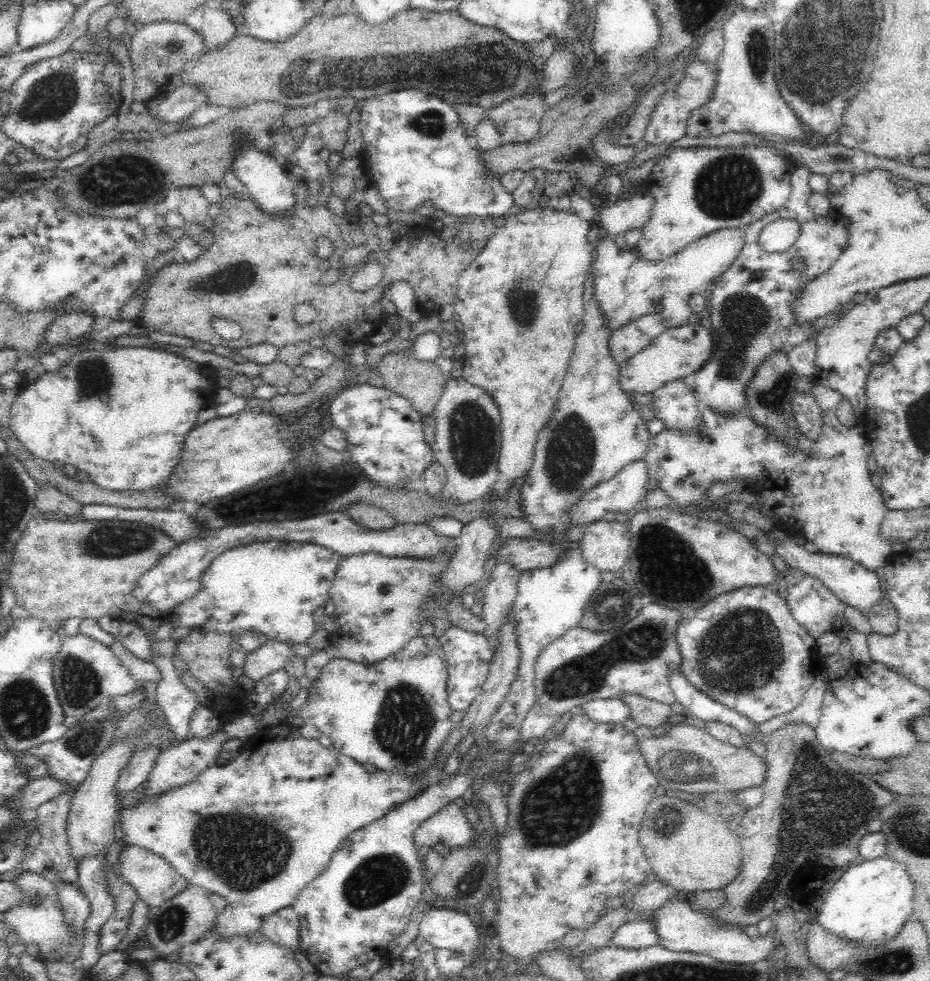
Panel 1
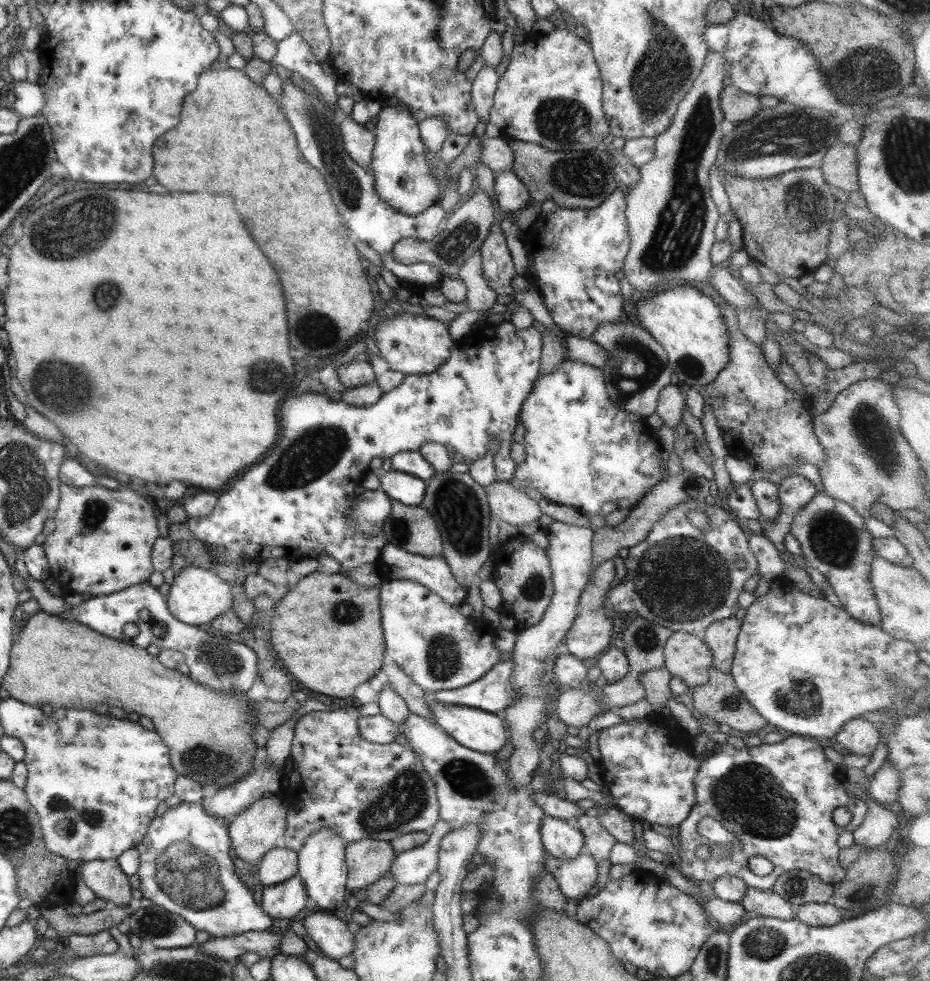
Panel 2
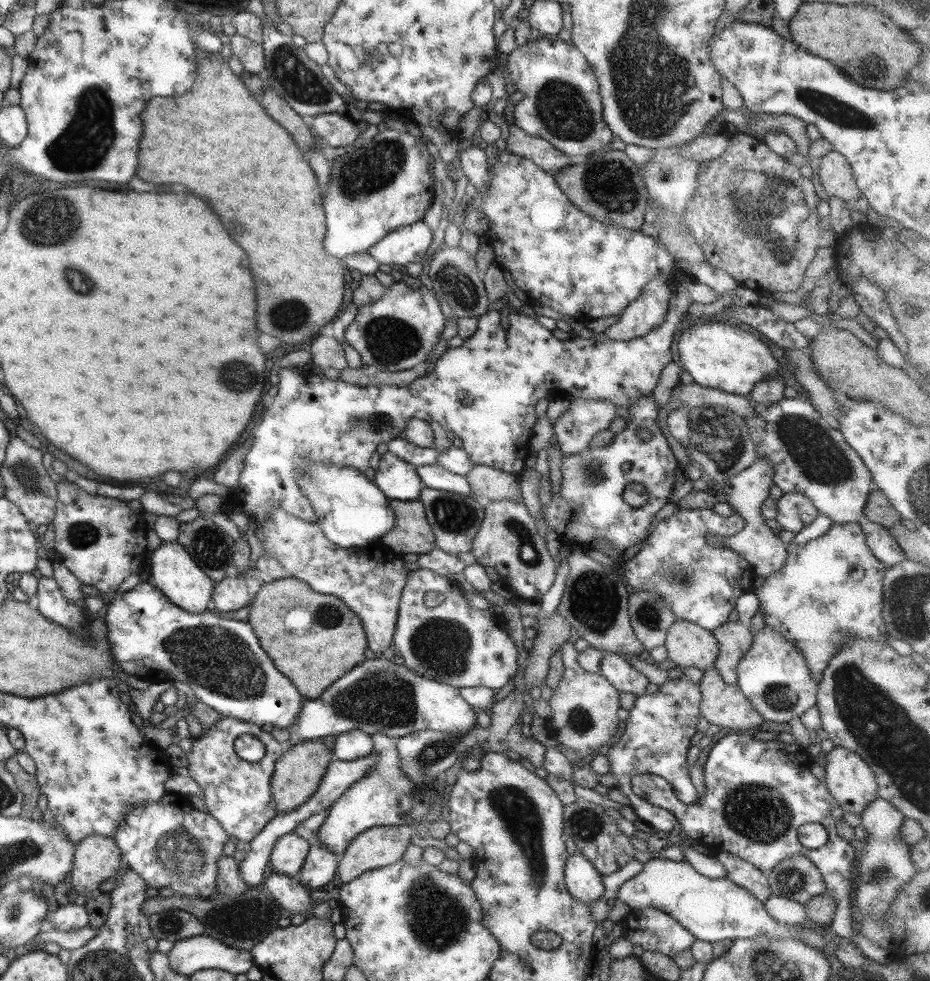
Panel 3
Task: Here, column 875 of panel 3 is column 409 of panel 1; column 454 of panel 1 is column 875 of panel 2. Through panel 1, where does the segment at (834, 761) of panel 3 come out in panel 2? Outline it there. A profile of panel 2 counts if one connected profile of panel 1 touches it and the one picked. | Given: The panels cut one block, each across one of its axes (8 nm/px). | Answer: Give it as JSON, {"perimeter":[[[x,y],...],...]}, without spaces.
{"perimeter":[[[855,718],[849,720],[832,740],[843,747],[844,753],[867,755],[872,754],[878,738],[879,734],[875,724],[866,722],[861,718]]]}

